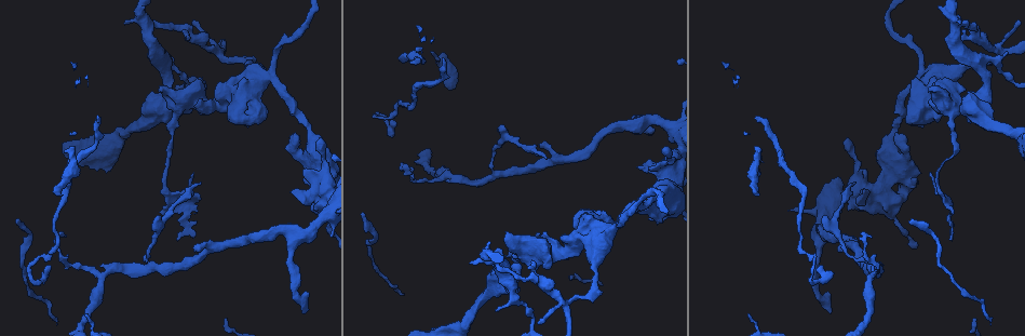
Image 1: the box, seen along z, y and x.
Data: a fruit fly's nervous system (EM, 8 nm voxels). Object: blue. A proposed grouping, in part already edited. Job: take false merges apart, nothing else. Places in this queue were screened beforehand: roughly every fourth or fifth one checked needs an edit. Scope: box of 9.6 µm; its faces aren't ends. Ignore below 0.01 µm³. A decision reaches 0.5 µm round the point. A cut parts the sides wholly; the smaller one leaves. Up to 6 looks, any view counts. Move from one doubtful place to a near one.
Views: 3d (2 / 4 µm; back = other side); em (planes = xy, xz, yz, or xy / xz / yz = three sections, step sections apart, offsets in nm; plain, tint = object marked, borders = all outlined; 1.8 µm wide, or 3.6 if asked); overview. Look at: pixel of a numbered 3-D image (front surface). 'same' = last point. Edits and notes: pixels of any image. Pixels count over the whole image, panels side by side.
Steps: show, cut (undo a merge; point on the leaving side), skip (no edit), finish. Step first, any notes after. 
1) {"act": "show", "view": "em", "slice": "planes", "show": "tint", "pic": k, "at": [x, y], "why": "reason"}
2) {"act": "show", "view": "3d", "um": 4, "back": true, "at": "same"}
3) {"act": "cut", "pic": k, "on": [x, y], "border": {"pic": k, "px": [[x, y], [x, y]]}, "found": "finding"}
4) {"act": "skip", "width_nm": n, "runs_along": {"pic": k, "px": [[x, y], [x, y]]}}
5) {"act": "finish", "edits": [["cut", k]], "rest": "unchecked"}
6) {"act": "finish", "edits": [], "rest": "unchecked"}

{"act": "show", "view": "em", "slice": "yz", "step": 4, "show": "tint", "pic": 1, "at": [298, 231], "why": "three arms meet"}

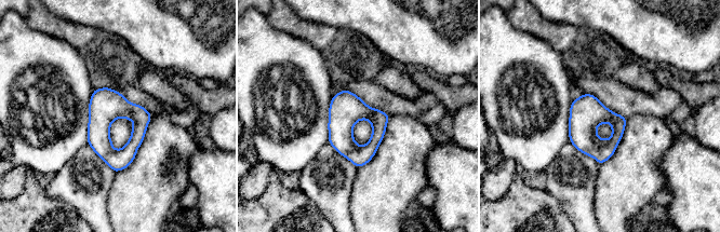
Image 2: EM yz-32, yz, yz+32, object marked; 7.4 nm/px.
{"act": "show", "view": "em", "slice": "planes", "show": "tint", "at": "same"}

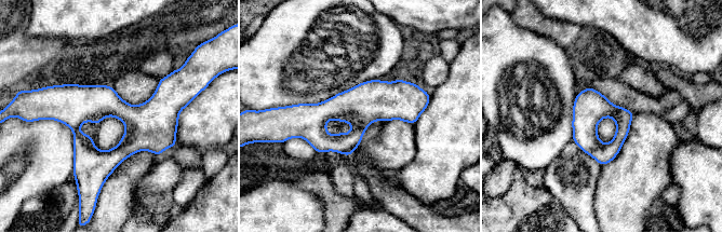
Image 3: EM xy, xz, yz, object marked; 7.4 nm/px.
{"act": "skip", "runs_along": {"pic": 3, "px": [[182, 100], [159, 111], [53, 107]]}, "found": "all the same cell"}

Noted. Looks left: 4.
{"act": "show", "view": "3d", "um": 4, "pic": 1, "at": [879, 187], "why": "calibre changes"}

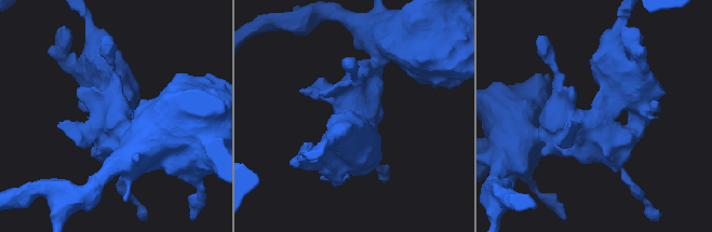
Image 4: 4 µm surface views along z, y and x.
{"act": "show", "view": "em", "um": 3.6, "slice": "xz", "step": 8, "show": "tint", "pic": 4, "at": [596, 118], "why": "now the EM"}

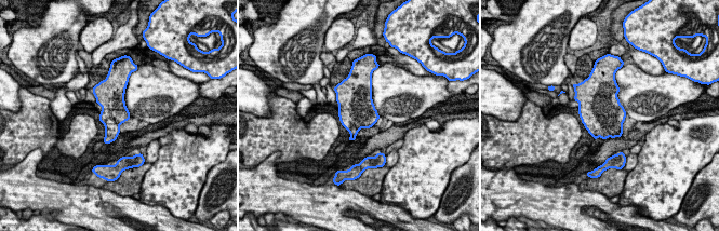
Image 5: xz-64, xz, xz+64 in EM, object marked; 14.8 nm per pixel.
{"act": "skip", "width_nm": 380, "found": "all the same cell"}

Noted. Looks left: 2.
{"act": "show", "view": "em", "slice": "planes", "show": "tint", "pic": 1, "at": [956, 25], "why": "abrupt turn"}

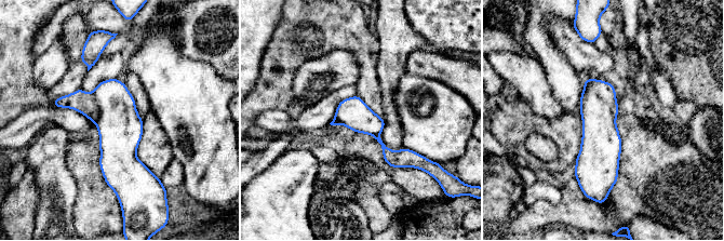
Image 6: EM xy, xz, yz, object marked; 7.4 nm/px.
{"act": "cut", "pic": 6, "on": [120, 128], "width_nm": 240, "found": "a second cell is stuck on"}

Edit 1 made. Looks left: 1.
{"act": "finish", "edits": [["cut", 6]], "rest": "unchecked"}

